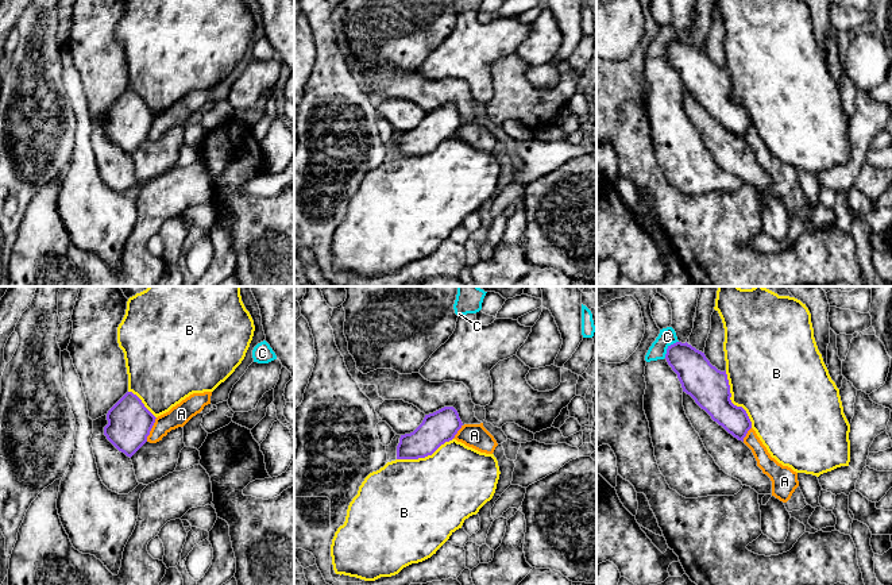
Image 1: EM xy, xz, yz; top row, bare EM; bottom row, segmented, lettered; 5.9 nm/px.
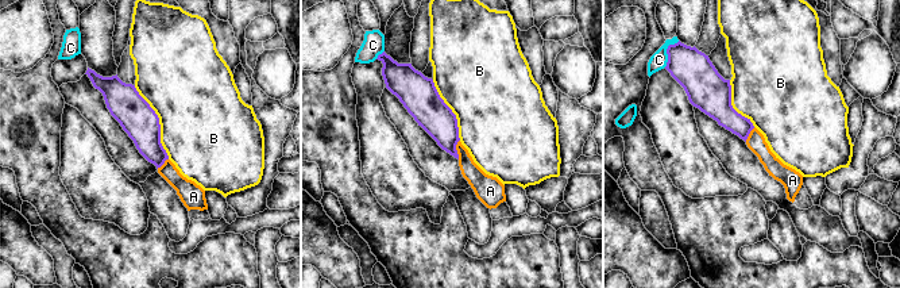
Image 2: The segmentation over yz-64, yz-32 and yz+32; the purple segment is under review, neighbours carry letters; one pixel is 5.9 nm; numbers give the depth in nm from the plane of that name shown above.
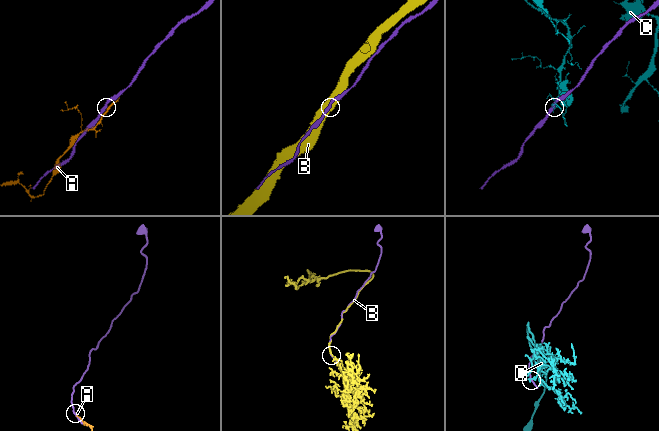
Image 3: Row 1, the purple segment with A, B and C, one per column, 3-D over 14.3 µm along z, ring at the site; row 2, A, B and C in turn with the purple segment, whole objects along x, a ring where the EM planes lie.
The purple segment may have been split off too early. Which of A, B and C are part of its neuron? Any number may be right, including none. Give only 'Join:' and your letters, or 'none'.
Join: B

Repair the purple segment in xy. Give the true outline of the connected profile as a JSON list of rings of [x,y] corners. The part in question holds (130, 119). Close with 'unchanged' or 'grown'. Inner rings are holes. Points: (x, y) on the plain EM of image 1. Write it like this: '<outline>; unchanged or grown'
[[[127,89],[107,111],[107,136],[127,154],[132,154],[146,139],[155,113],[132,89]]]; unchanged

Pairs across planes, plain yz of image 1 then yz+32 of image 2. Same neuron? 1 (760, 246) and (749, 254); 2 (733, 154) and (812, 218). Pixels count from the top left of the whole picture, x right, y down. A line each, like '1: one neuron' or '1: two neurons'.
1: one neuron
2: one neuron

